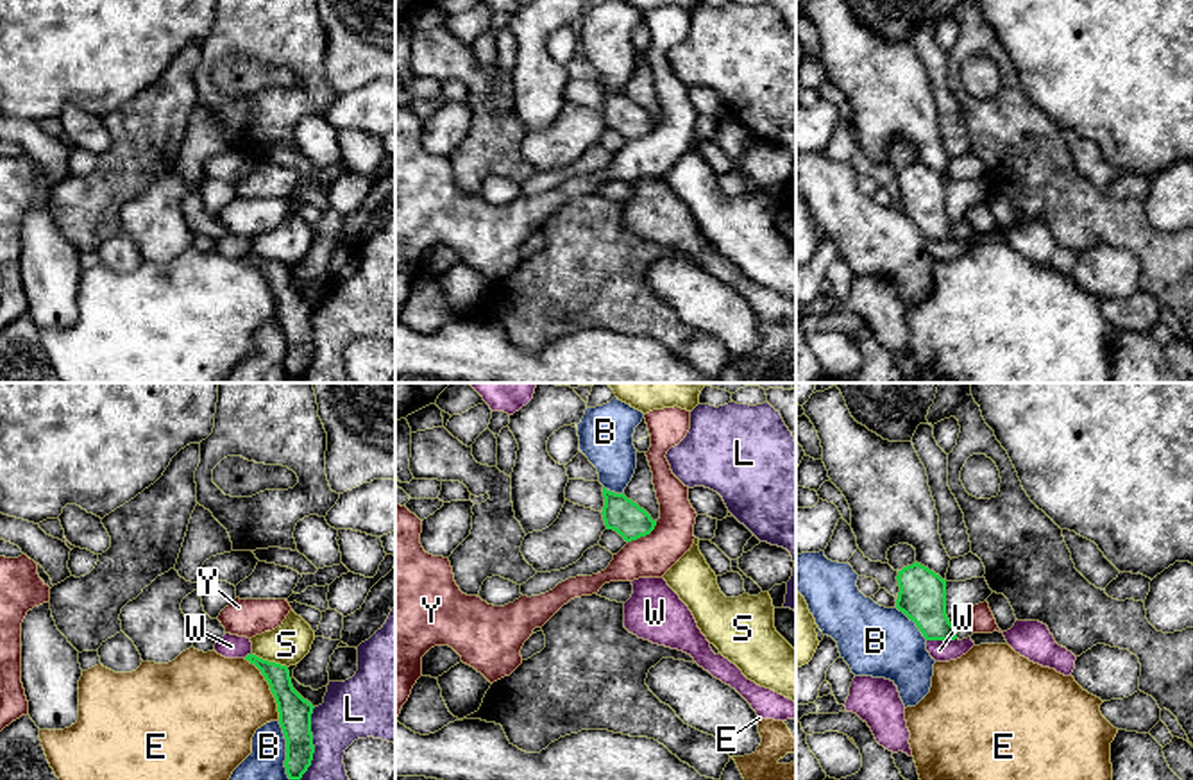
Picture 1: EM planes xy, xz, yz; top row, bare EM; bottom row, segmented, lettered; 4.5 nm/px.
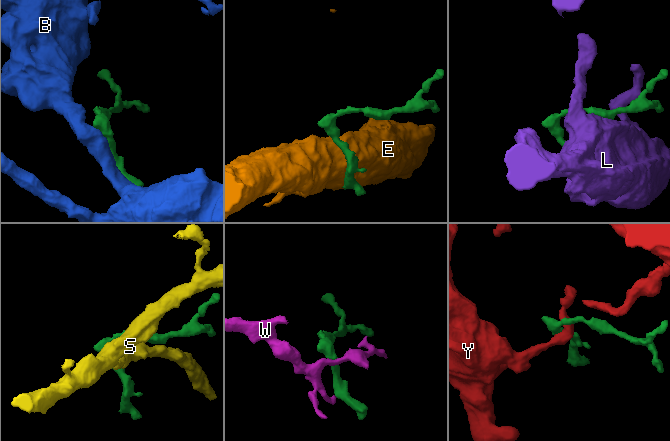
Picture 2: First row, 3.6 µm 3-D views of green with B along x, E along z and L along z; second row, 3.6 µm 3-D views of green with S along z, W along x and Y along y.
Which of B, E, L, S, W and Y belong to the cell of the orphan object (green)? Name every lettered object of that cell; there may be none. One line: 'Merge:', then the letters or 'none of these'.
Merge: none of these

